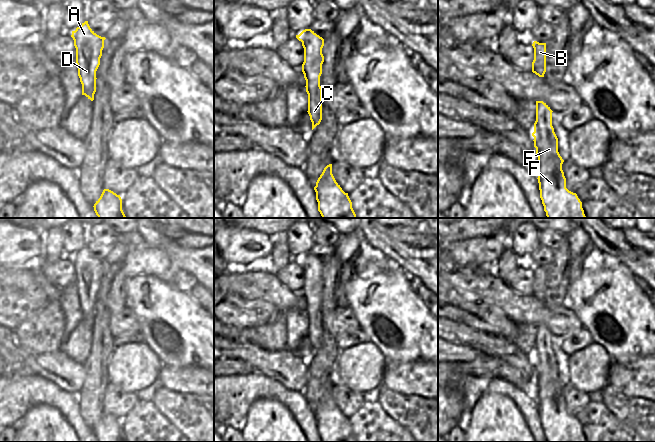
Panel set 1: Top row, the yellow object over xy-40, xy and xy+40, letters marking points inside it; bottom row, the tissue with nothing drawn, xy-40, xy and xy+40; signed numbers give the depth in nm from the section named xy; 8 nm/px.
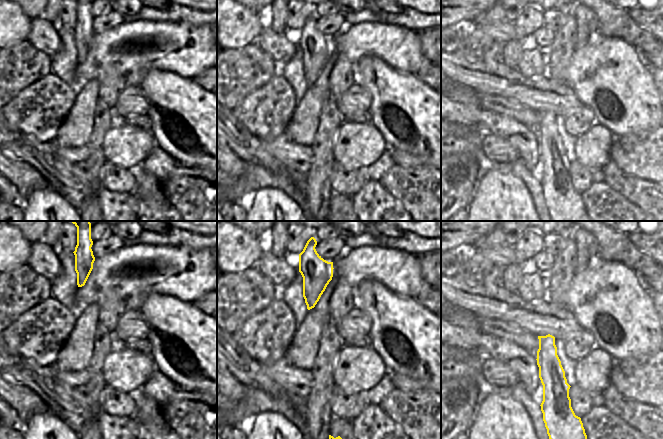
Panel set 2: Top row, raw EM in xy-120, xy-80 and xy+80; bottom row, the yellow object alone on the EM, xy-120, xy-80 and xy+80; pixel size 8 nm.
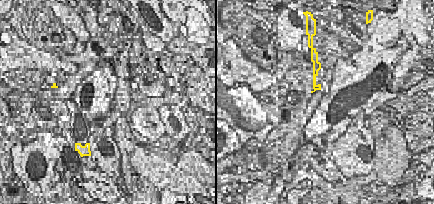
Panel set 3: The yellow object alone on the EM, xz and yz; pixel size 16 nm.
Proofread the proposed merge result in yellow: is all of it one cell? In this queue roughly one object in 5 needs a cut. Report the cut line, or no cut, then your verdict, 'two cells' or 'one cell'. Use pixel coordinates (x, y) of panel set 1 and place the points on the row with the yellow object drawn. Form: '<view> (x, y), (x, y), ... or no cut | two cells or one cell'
no cut | one cell

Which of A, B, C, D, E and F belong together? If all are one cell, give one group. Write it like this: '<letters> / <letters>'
A B C D E F

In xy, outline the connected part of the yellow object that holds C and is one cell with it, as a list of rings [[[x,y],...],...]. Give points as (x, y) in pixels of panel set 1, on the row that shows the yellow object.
[[[311,29],[303,30],[296,38],[302,42],[304,48],[304,62],[302,72],[306,80],[306,92],[308,94],[308,114],[312,122],[312,130],[322,120],[322,88],[320,76],[324,56],[322,48],[324,39]]]

